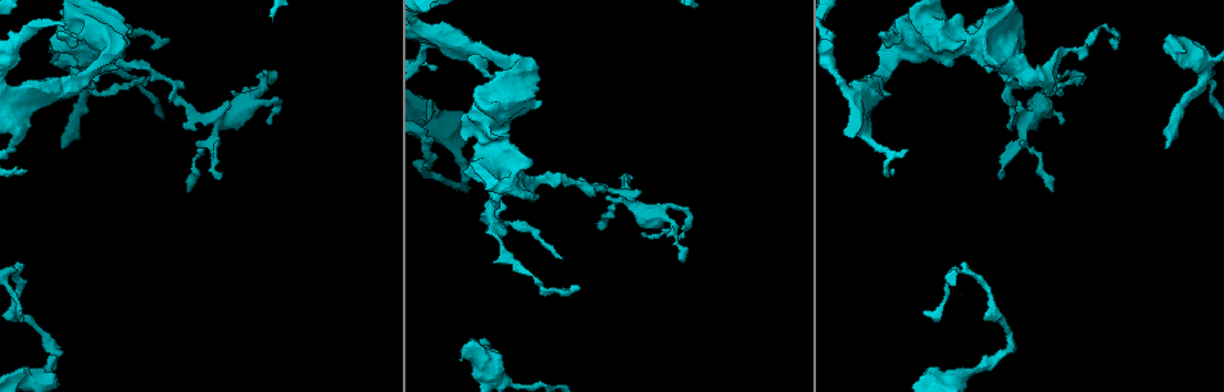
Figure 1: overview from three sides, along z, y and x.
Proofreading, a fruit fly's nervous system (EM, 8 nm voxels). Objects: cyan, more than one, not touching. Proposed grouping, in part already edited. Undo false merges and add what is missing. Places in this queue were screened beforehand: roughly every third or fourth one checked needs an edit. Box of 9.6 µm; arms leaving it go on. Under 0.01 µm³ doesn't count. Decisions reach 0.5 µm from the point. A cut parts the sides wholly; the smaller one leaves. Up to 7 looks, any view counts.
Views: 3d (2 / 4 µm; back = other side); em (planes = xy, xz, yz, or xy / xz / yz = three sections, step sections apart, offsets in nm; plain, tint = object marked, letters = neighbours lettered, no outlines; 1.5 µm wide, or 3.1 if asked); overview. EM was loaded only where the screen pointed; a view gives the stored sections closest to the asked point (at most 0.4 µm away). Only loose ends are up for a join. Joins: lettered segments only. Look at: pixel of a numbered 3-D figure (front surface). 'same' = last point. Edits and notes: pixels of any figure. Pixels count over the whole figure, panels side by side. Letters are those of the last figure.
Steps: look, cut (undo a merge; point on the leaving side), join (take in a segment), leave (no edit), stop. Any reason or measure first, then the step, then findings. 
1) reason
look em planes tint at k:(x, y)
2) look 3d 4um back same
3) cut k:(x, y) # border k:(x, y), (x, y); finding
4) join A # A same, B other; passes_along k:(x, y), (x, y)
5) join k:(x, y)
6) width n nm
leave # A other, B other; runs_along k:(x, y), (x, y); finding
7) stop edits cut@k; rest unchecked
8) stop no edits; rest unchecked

thin end
look em planes letters at 1:(561, 259)

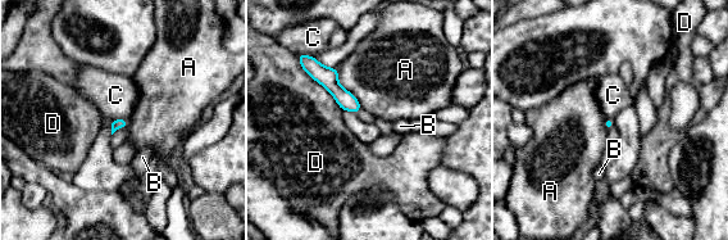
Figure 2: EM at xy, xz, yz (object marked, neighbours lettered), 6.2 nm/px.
leave # A other, B other, C other, D other; runs_along 2:(313, 71), (319, 72), (356, 107); none of them fits

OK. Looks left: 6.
looks like a crossing
look 3d 2um at 1:(627, 195)

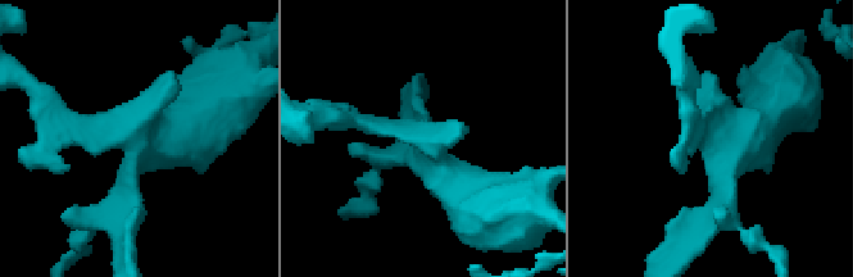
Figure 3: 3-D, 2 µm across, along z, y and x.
arms 4; shape alone is not enough
look em yz step 4 tint at 3:(706, 134)

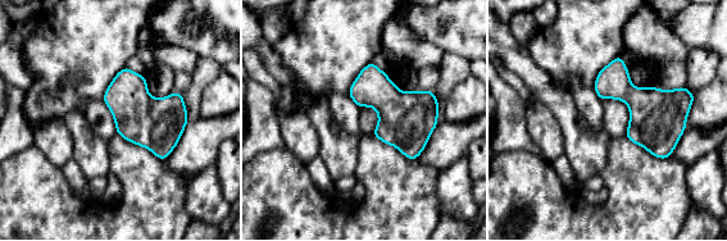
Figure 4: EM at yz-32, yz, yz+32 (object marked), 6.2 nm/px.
cut it another way
look em xz step 8 letters same

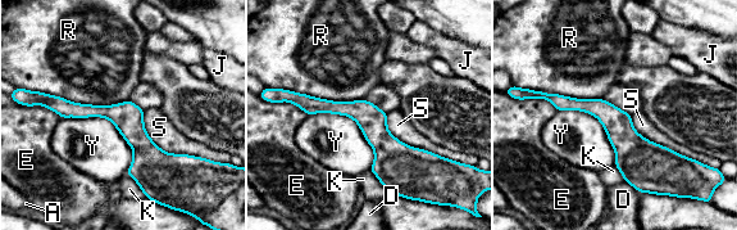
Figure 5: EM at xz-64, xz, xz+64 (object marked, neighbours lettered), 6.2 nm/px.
longest_contact R 550 nm
leave # A other, D other, E other, J other, K other, R other, S other, Y other; all the same neuron

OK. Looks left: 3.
thin end
look 3d 2um back at 1:(275, 76)

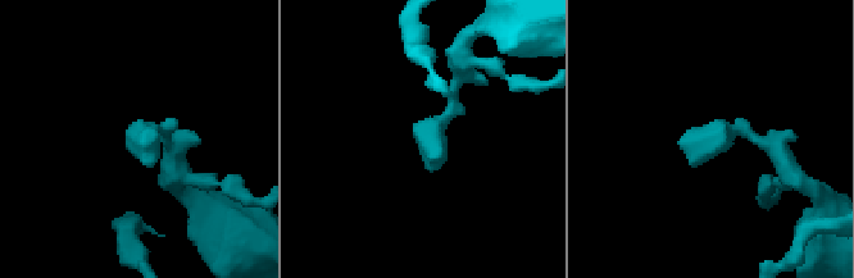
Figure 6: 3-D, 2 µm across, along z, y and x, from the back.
now the EM
look em xz step 4 tint at 6:(680, 145)

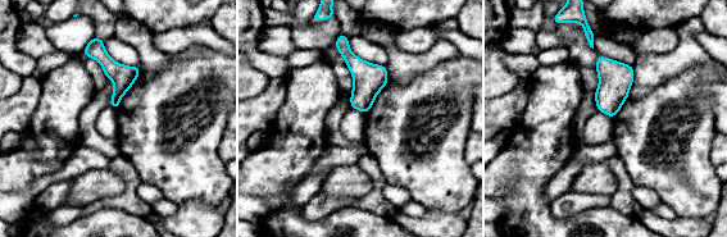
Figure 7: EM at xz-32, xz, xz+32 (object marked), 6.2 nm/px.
see the neighbours
look em xz step 4 letters same

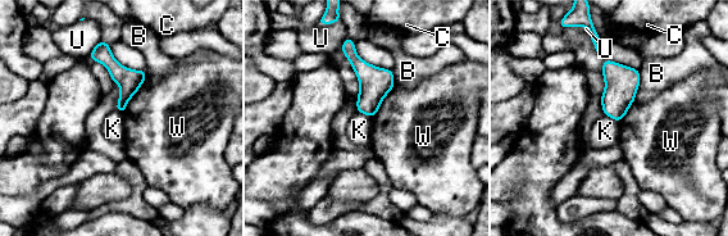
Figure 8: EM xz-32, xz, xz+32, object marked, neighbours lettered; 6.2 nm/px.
leave # B other, C other, K other, U other, W other; border 8:(640, 69), (640, 85), (633, 99); no lettered segment goes on from it

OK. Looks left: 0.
stop no edits; rest unchecked

